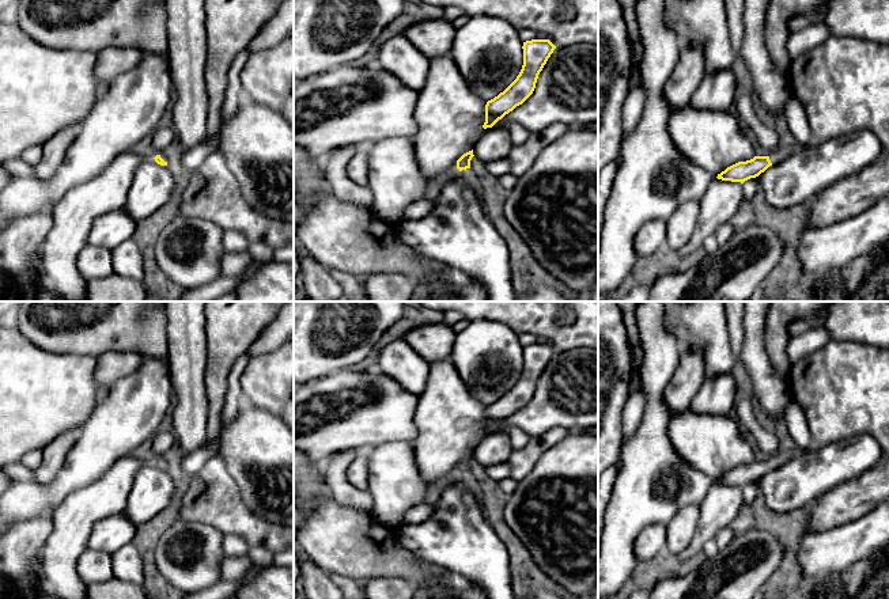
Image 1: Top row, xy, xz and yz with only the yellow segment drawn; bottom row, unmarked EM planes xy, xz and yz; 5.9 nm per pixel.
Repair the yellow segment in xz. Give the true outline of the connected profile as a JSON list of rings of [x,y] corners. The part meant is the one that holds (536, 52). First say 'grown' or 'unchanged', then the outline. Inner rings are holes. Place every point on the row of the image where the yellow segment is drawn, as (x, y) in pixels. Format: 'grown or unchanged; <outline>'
unchanged; [[[549,39],[523,42],[523,65],[517,79],[485,105],[484,129],[492,128],[506,114],[522,105],[534,91],[540,72],[556,49]]]

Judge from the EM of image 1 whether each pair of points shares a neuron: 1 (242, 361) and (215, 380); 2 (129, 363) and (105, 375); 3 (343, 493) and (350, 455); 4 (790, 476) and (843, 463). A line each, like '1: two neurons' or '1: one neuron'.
1: two neurons
2: one neuron
3: one neuron
4: one neuron

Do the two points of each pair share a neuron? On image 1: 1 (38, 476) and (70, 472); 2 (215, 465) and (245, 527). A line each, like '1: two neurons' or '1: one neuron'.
1: two neurons
2: one neuron

